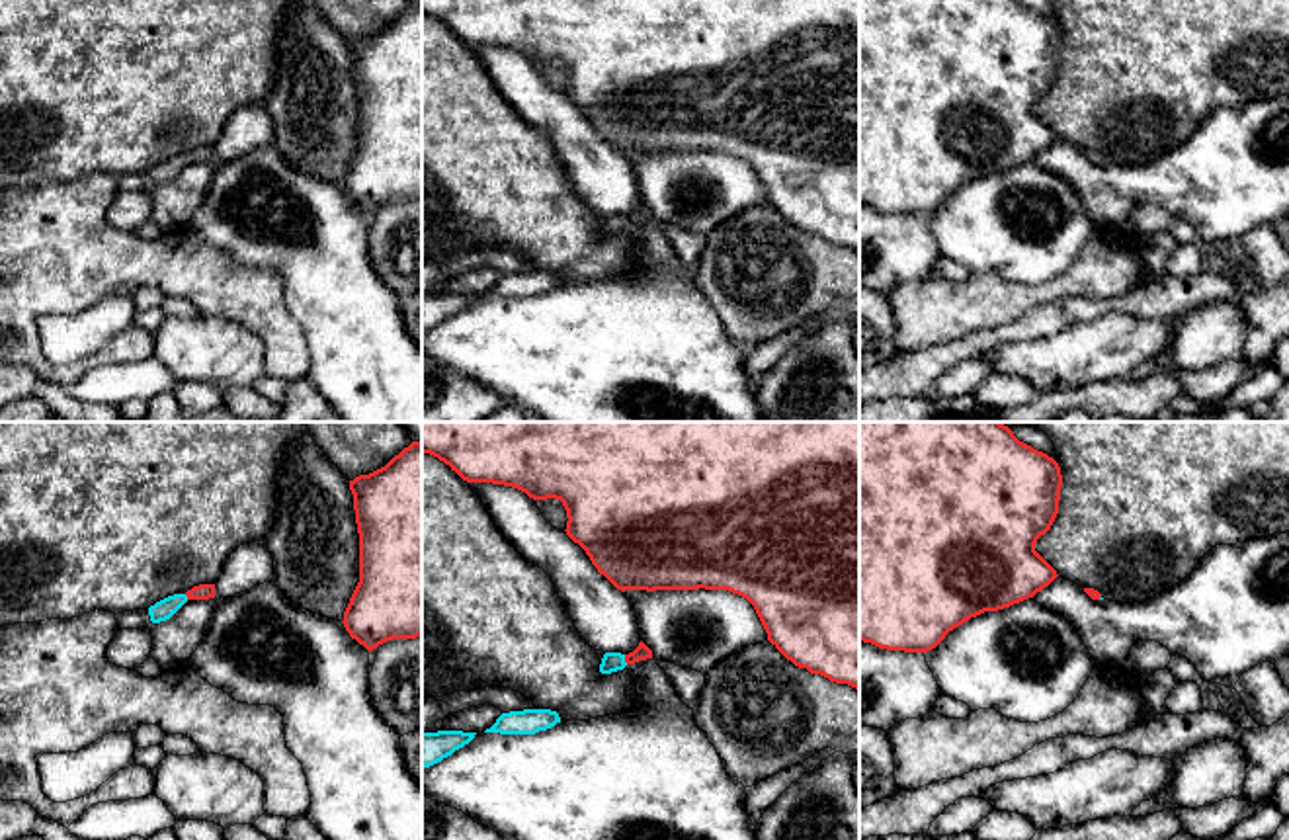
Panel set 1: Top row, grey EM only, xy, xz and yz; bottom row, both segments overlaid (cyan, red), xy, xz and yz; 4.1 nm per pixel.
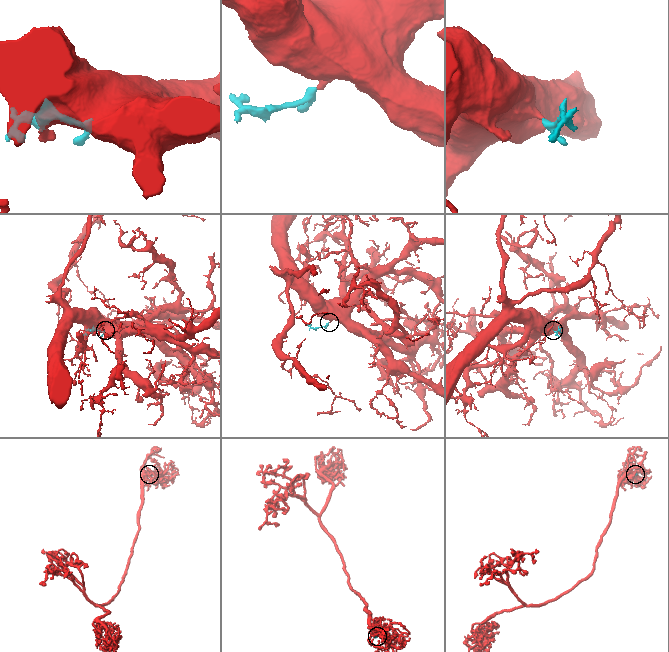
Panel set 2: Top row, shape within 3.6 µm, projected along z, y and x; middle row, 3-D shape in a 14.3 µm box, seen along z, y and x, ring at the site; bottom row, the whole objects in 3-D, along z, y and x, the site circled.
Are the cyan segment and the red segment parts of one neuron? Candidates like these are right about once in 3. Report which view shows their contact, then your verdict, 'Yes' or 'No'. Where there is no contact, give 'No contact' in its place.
Touches cyan in xz. Yes

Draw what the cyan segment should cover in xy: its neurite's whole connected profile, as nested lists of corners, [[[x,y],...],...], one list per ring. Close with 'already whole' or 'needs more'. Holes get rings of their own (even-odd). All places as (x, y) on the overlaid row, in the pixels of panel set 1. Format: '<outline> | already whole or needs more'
[[[199,584],[186,594],[168,596],[148,608],[152,623],[170,619],[187,600],[209,600],[215,598],[215,584]]] | needs more

